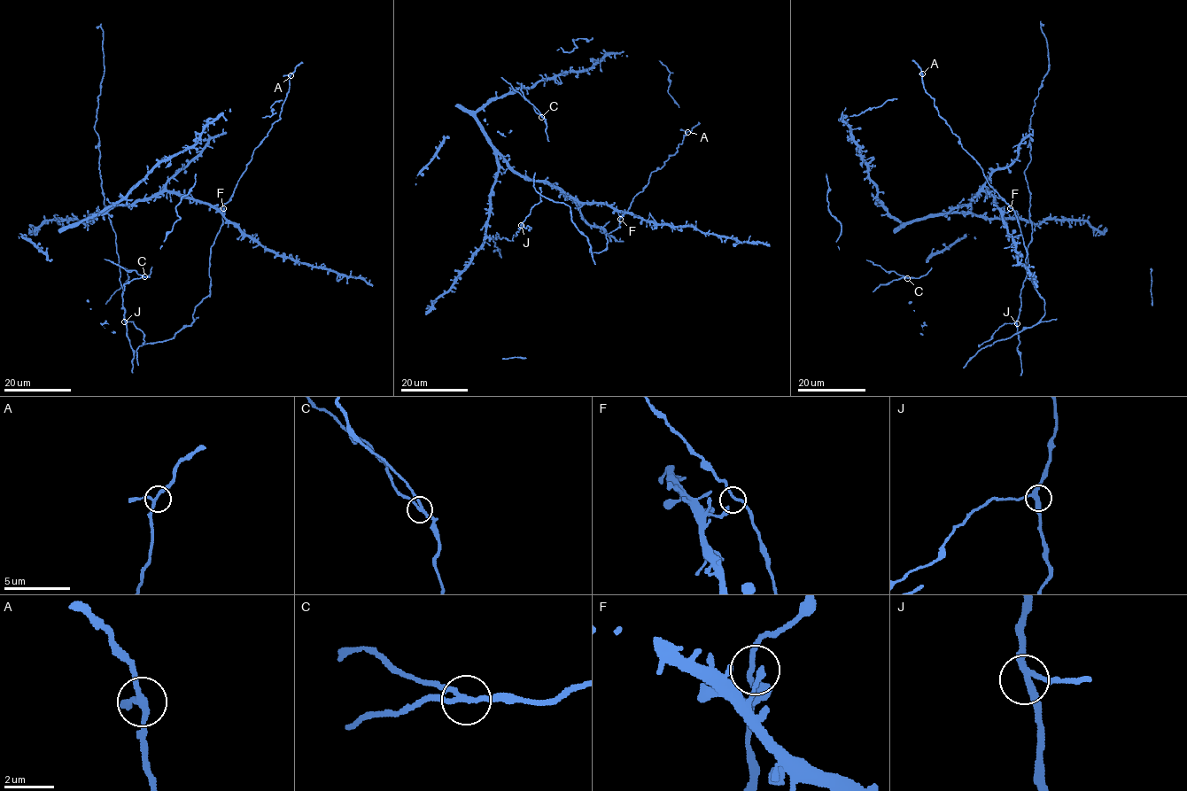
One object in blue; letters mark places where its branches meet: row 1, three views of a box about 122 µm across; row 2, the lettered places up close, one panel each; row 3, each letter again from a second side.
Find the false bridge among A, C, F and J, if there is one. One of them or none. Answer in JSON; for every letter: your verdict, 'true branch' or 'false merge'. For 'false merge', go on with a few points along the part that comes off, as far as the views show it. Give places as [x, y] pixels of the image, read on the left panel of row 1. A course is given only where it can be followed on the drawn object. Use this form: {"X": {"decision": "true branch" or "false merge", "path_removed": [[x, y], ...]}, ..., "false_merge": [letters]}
{"A": {"decision": "true branch"}, "C": {"decision": "false merge", "path_removed": [[144, 276], [104, 259]]}, "F": {"decision": "true branch"}, "J": {"decision": "true branch"}, "false_merge": ["C"]}

